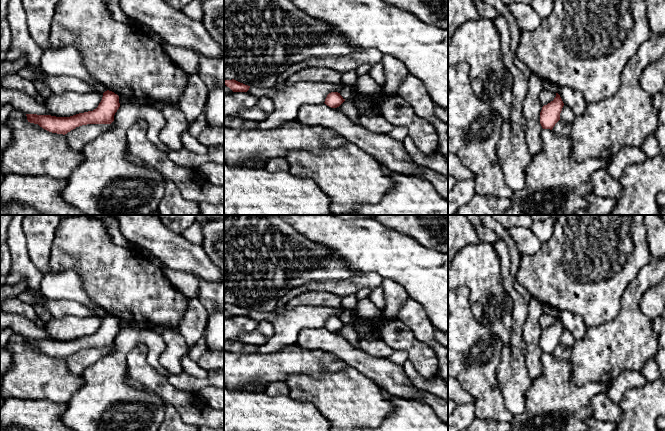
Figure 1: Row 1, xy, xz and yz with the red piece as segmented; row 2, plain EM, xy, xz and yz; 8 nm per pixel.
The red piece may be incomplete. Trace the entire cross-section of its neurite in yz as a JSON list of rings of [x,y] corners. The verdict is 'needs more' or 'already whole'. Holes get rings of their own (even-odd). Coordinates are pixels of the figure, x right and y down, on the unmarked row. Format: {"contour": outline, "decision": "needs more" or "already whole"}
{"contour": [[[558,317],[553,325],[544,329],[540,336],[540,348],[543,353],[552,354],[555,348],[560,344],[560,337],[564,327]]], "decision": "already whole"}

